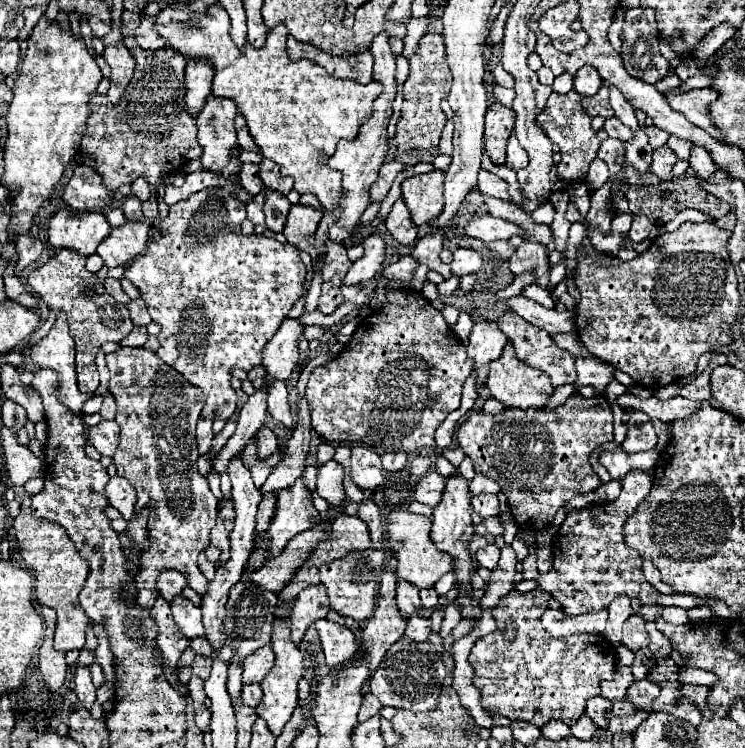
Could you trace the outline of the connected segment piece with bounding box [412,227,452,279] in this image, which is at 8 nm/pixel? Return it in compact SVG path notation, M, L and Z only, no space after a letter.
M446 227L442 229L434 229L432 233L424 235L422 239L418 239L418 243L414 245L414 251L412 251L412 257L416 257L420 263L428 265L432 271L438 271L444 279L448 279L452 275L450 271L450 265L444 265L440 261L440 251L442 251L442 239L444 239L444 231Z

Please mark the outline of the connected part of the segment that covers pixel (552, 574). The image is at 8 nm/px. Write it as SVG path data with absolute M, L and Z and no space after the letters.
M630 471L622 479L622 491L616 501L570 511L554 539L554 567L548 573L540 573L536 583L554 595L568 615L582 615L600 611L610 605L616 595L628 595L640 599L641 605L659 604L692 609L699 605L694 595L665 595L652 587L642 573L642 557L636 549L624 543L624 523L634 513L638 503L650 493L652 475L648 471Z

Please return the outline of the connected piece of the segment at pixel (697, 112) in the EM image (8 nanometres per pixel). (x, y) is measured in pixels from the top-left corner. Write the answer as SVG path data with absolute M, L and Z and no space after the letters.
M704 87L704 89L690 89L690 91L680 91L680 89L670 89L664 93L664 97L668 99L670 107L678 113L682 113L690 123L694 123L696 127L706 129L714 139L722 141L720 131L714 127L706 105L710 105L718 93L712 87Z

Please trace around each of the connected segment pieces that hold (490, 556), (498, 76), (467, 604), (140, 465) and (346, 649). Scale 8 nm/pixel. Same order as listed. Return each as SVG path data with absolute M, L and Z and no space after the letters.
M494 543L476 551L476 559L478 559L480 567L486 567L488 571L494 571L498 567L498 557L500 557L500 551Z
M498 63L496 69L494 69L494 81L496 81L498 85L502 85L502 87L514 87L514 79L512 79L512 75L506 73L506 71L502 69L500 63Z
M454 473L450 477L446 477L446 489L442 493L440 503L434 507L434 515L432 515L432 531L430 537L436 543L436 547L448 555L454 557L454 573L456 573L456 585L460 587L460 595L458 601L462 605L462 617L480 617L480 609L478 609L478 601L470 601L468 599L468 591L470 587L470 571L474 569L472 565L472 557L468 553L468 543L470 543L470 527L472 527L472 517L470 517L470 499L472 493L468 489L468 479L464 479L460 473Z
M118 347L118 351L106 355L106 365L108 365L108 369L110 369L110 393L114 395L116 405L118 405L116 423L120 425L120 443L118 443L118 449L116 449L116 453L114 453L112 459L114 459L116 467L118 467L118 475L126 477L126 479L130 481L130 485L136 489L136 495L138 495L136 509L138 509L138 507L150 507L150 523L148 523L148 527L150 527L150 551L146 551L146 555L142 555L142 563L140 563L140 571L138 571L138 599L136 599L136 603L145 610L152 608L154 599L156 599L156 595L158 595L154 583L156 583L156 577L158 577L158 573L160 573L162 569L178 569L180 573L186 575L188 585L190 585L196 593L204 595L204 593L206 593L206 583L208 583L208 579L200 573L200 569L198 569L198 565L196 565L196 559L198 559L198 553L210 545L210 531L212 531L212 527L214 527L214 523L216 523L216 515L218 515L218 499L216 499L214 493L210 491L206 477L202 477L202 475L198 473L198 467L196 467L196 461L198 461L198 455L200 455L200 453L198 453L198 449L194 447L194 443L196 443L194 431L196 431L196 423L198 423L198 419L200 419L200 411L202 411L202 407L204 407L204 403L202 403L204 395L202 395L202 391L198 391L198 387L190 385L176 369L168 367L166 363L162 363L162 359L158 359L158 355L156 355L154 351L148 351L146 347Z
M318 619L314 625L318 629L328 667L336 667L352 659L352 655L358 649L358 643L356 643L354 633L348 627L338 625L330 619Z

